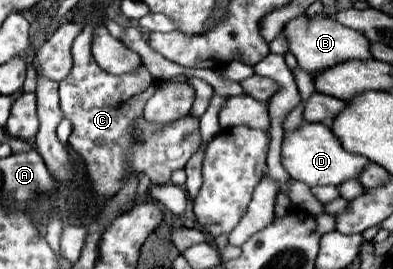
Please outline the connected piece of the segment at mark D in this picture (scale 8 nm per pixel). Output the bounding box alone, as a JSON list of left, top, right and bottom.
[282,123,372,187]

